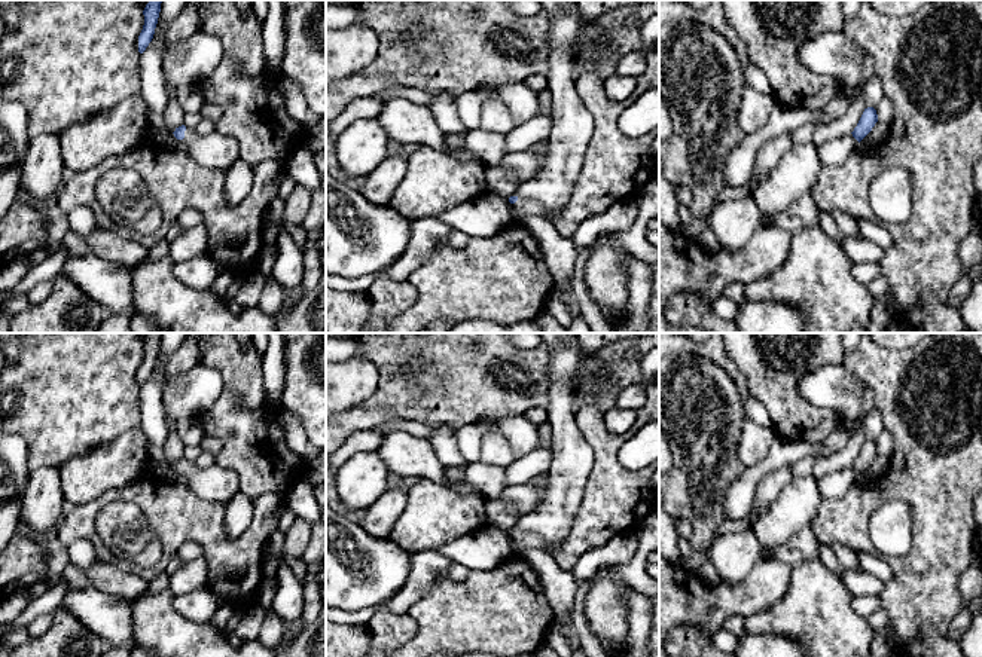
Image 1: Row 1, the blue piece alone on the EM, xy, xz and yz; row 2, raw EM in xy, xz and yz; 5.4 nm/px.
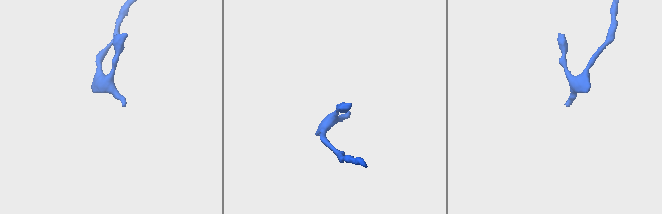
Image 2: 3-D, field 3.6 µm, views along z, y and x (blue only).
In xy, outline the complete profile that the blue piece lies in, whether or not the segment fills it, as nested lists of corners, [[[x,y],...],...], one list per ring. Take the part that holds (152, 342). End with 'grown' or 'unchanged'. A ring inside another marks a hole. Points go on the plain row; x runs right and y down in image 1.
[[[150,333],[143,343],[144,358],[138,369],[138,385],[140,386],[143,386],[146,383],[146,381],[149,379],[149,376],[153,372],[159,345],[161,345],[161,336],[162,336],[162,333]]]; unchanged

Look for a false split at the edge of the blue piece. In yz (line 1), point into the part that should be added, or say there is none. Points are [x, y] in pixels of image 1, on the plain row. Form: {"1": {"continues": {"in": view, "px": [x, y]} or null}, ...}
{"1": {"continues": null}}

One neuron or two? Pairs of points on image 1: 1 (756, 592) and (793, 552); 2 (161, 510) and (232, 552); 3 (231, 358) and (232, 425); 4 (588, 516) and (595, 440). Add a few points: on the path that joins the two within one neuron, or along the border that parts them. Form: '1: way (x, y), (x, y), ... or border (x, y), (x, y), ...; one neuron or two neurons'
1: border (772, 558), (792, 567); two neurons
2: way (179, 516), (194, 519), (214, 540); one neuron
3: way (232, 375), (232, 409); one neuron
4: way (603, 497), (603, 460); one neuron

